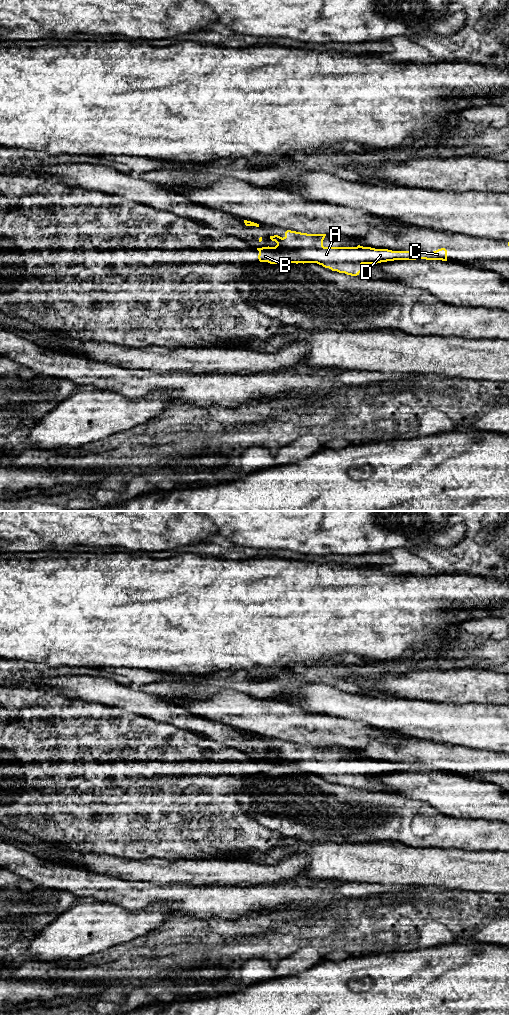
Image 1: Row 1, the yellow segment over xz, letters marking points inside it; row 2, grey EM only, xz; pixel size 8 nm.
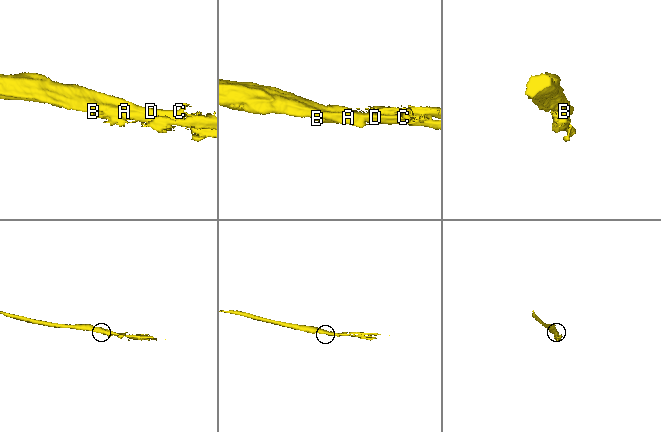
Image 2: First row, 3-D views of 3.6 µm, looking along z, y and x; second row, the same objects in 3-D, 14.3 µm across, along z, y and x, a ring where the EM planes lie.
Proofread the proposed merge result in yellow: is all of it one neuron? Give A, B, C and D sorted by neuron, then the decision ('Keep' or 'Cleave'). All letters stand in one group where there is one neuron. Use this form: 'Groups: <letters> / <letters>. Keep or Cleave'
Groups: A B C D. Keep

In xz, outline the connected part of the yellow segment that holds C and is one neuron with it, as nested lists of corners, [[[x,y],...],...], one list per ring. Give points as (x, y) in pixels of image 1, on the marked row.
[[[287,230],[282,238],[270,236],[277,245],[275,247],[257,248],[260,262],[280,263],[317,263],[325,268],[351,276],[363,271],[364,264],[377,264],[394,260],[442,260],[447,261],[447,250],[438,249],[433,252],[392,251],[371,247],[324,247],[326,234],[307,234]]]

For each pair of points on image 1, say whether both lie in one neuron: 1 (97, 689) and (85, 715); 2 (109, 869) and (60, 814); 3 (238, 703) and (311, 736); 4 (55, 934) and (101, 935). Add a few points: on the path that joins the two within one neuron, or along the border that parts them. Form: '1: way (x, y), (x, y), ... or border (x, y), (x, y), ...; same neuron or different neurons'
1: border (67, 696), (81, 698), (90, 702); different neurons
2: border (72, 849), (84, 852), (104, 852), (118, 857); different neurons
3: way (256, 716), (277, 719), (293, 724); same neuron
4: way (66, 934), (90, 930); same neuron

